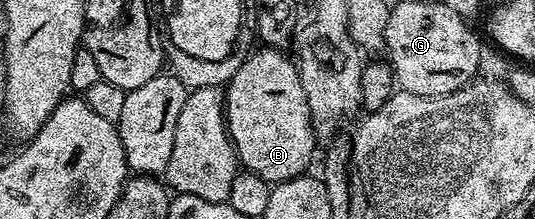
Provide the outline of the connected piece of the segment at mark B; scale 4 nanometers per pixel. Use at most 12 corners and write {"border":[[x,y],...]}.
{"border":[[258,47],[225,92],[240,167],[270,186],[313,160],[301,75]]}

